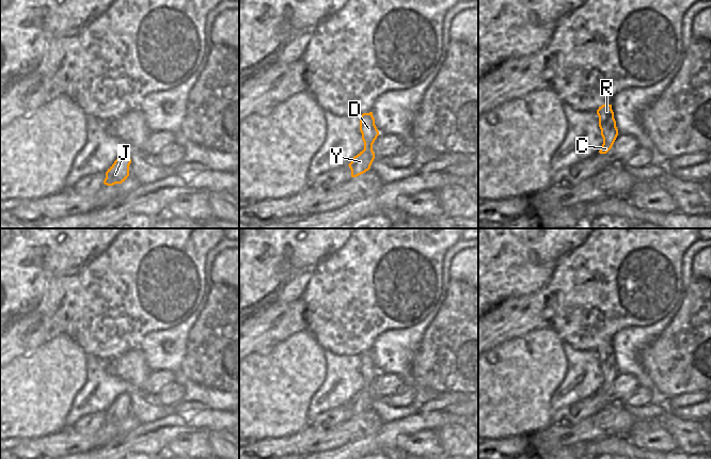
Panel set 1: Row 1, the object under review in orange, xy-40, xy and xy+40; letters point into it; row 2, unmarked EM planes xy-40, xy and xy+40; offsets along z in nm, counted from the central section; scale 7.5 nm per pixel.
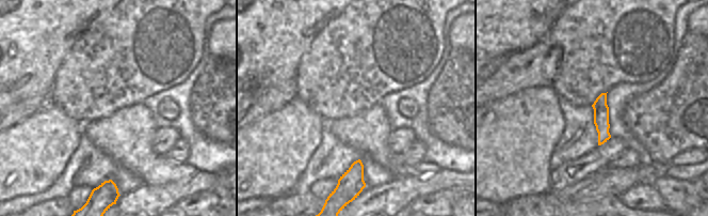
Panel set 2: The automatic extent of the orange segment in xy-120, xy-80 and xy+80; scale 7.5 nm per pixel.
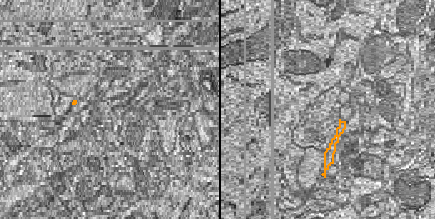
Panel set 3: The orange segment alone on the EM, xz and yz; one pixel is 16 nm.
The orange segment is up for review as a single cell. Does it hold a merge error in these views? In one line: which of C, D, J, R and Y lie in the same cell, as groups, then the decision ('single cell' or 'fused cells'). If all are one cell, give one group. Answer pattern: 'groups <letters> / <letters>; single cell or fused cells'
groups C D J R Y; single cell

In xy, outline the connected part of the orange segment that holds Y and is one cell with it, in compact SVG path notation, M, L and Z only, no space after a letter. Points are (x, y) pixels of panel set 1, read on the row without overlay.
M373 351L363 352L360 355L360 370L364 381L364 389L354 395L348 403L351 409L351 416L357 416L368 410L375 398L373 383L379 375L379 370L375 364Z

